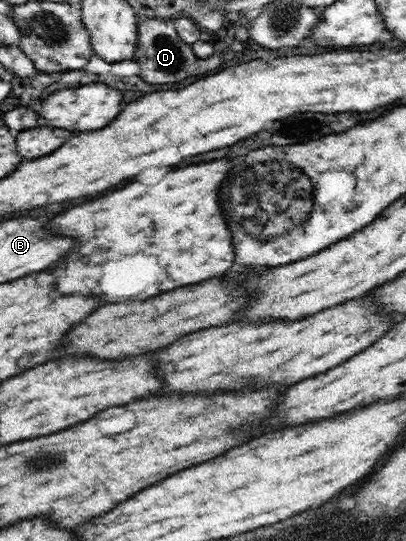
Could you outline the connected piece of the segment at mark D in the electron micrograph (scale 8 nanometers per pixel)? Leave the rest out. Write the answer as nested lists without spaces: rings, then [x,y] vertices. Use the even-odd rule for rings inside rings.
[[[139,17],[137,47],[133,59],[139,64],[139,76],[147,83],[179,83],[191,75],[209,75],[209,69],[219,69],[223,61],[230,59],[223,56],[223,52],[214,53],[211,58],[199,59],[192,50],[192,46],[185,43],[176,30],[174,19],[165,21],[158,17]]]

